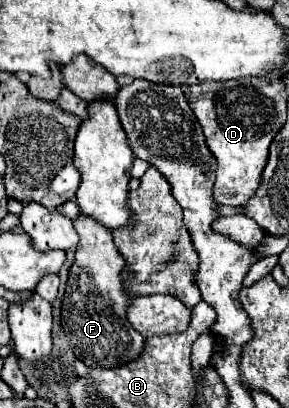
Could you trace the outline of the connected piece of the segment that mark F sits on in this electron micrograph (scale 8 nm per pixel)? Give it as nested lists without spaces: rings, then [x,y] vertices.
[[[79,215],[75,219],[75,229],[79,233],[79,245],[61,307],[63,329],[67,331],[67,339],[77,359],[87,367],[99,365],[105,369],[117,369],[117,365],[127,365],[139,359],[145,345],[145,337],[127,321],[127,305],[135,297],[125,291],[125,281],[121,277],[125,257],[117,251],[111,231],[91,217]]]

